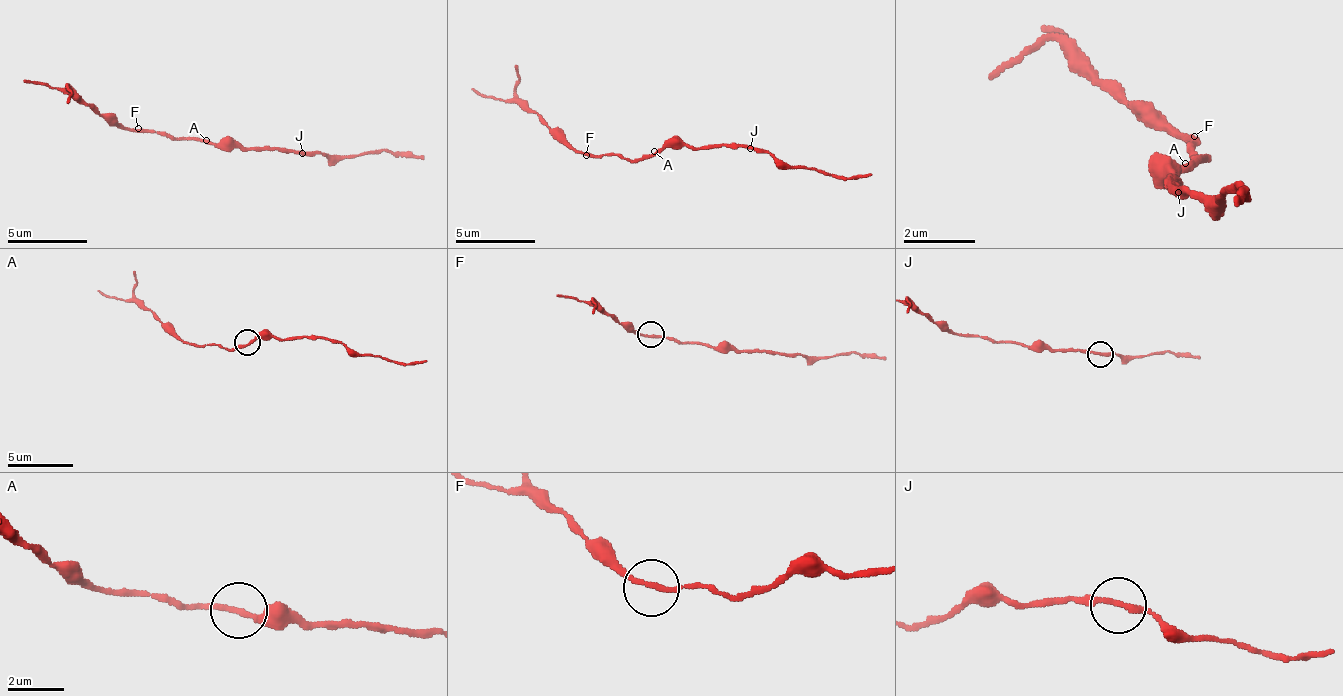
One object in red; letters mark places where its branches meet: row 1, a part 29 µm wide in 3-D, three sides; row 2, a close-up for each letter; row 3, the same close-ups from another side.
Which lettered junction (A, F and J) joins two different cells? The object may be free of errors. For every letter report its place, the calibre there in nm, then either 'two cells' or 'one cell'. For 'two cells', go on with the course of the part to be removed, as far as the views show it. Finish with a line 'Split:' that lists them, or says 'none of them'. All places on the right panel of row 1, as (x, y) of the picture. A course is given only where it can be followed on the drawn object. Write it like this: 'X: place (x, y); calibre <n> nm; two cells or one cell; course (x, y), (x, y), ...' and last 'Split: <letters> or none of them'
A: place (1185, 163); calibre 200 nm; one cell
F: place (1194, 136); calibre 180 nm; one cell
J: place (1178, 192); calibre 220 nm; two cells; course (1176, 190), (1221, 199), (1248, 190), (1239, 208)
Split: J

